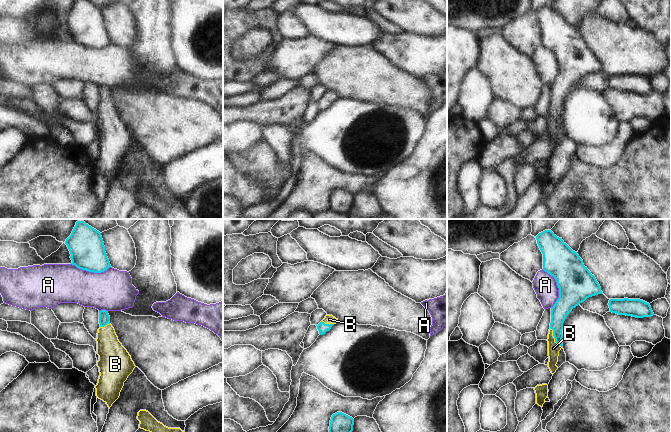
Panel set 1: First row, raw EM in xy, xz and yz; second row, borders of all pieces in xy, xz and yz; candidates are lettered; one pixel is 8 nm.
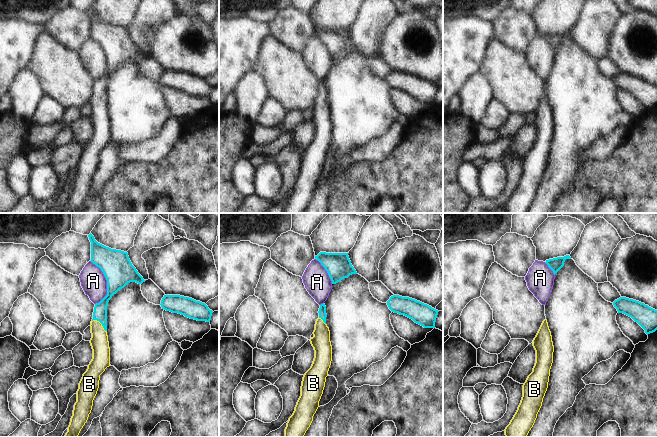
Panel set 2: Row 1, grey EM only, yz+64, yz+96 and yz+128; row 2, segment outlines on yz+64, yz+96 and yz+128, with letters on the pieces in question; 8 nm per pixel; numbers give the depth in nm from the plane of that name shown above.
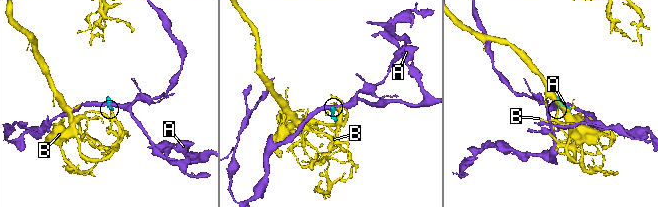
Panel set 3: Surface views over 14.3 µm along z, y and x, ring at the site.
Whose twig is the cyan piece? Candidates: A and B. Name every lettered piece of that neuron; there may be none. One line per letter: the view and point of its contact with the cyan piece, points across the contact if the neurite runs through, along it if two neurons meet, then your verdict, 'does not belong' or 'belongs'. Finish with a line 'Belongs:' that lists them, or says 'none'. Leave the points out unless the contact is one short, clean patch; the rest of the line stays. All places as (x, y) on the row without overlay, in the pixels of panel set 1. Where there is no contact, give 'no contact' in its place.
A: contact yz (558, 63); does not belong
B: contact yz (554, 113); way yz (562, 83), (558, 90), (554, 113), (553, 124); belongs
Belongs: B

